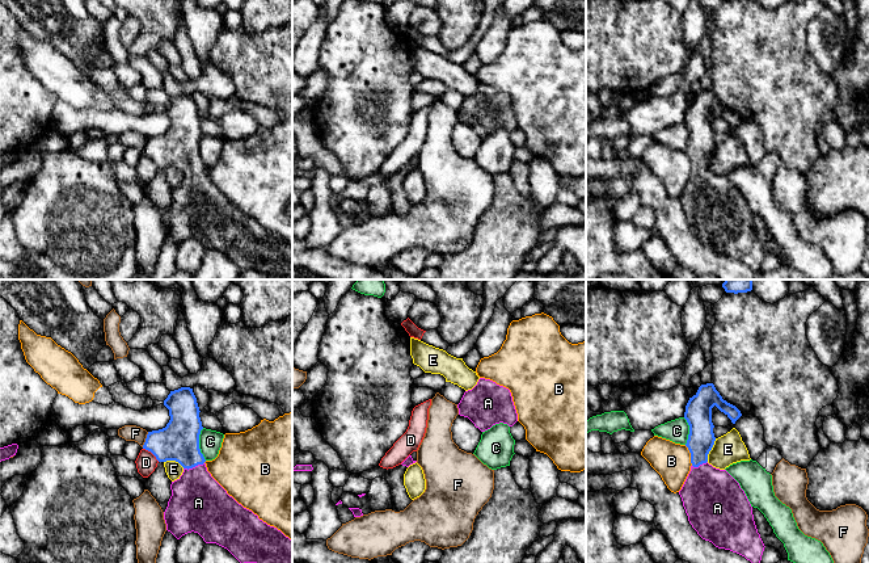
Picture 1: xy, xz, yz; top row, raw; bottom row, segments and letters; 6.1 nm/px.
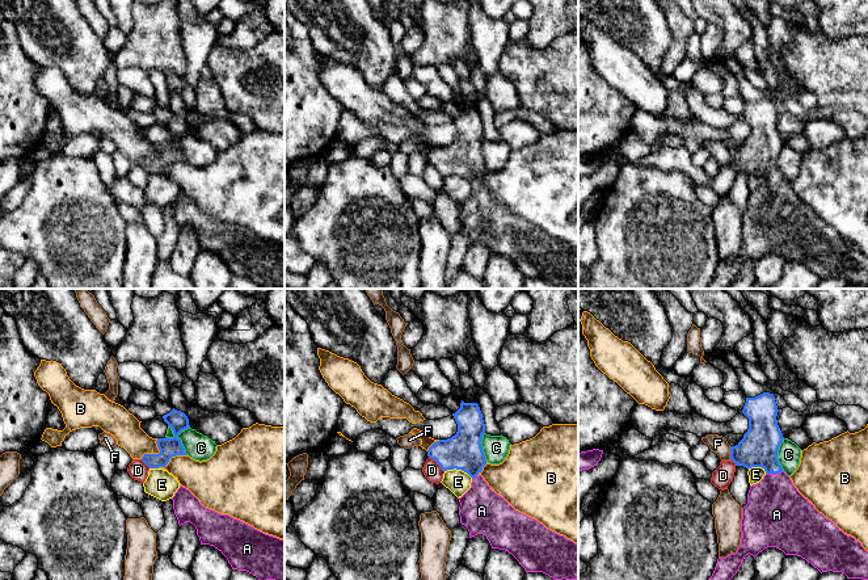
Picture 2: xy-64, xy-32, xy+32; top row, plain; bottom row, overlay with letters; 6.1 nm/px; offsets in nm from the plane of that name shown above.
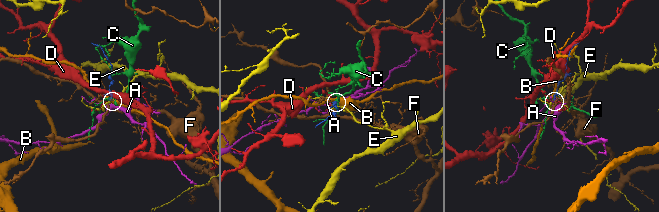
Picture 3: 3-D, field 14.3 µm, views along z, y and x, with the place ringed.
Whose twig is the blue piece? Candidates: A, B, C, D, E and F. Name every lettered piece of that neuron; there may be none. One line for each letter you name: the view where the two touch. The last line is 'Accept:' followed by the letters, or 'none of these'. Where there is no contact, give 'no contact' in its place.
A: contact in xy
Accept: A

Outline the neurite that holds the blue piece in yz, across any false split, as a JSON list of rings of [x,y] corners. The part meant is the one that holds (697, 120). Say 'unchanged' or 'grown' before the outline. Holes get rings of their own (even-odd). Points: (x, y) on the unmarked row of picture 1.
grown; [[[713,89],[701,91],[689,104],[684,125],[689,131],[686,152],[692,172],[679,201],[689,230],[703,245],[760,272],[765,252],[744,197],[726,176],[708,169],[708,160],[716,147],[712,129],[714,112],[733,130],[742,122],[735,112],[722,105]]]

